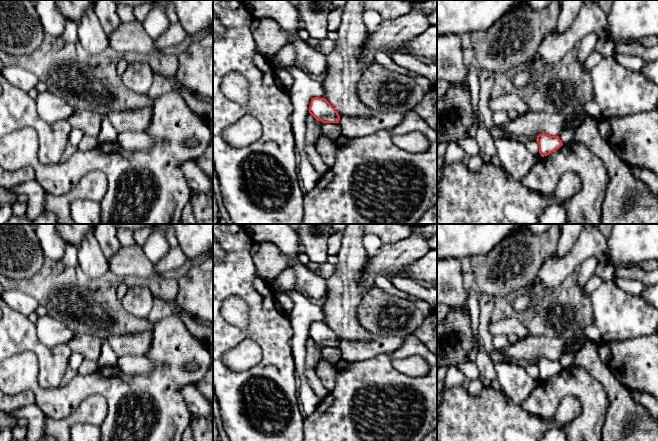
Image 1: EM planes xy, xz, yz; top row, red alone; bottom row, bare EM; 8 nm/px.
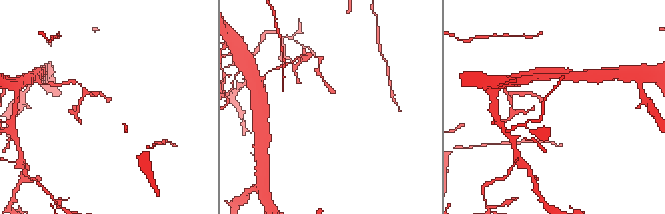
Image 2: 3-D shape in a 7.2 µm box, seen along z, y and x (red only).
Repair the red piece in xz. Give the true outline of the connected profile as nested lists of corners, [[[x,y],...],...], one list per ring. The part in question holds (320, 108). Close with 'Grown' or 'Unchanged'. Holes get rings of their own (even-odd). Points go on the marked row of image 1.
[[[312,98],[309,113],[317,120],[324,123],[339,123],[340,116],[335,108],[325,98]]]. Unchanged

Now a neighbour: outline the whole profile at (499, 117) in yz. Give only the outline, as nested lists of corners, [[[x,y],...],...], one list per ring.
[[[497,111],[493,114],[493,122],[497,127],[500,127],[503,123],[509,120],[508,113],[506,111]]]

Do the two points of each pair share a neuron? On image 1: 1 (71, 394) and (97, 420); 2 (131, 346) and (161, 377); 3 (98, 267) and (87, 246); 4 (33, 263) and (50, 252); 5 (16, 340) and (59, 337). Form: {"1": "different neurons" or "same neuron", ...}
{"1": "different neurons", "2": "different neurons", "3": "same neuron", "4": "different neurons", "5": "different neurons"}

